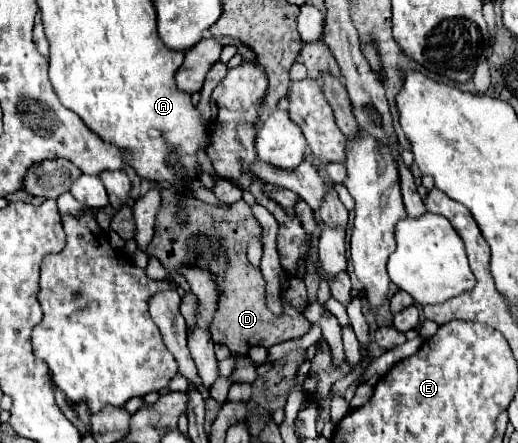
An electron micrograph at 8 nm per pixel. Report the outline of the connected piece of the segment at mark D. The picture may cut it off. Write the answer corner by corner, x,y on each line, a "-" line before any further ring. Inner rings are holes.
164,189
162,207
154,227
154,239
146,249
148,255
160,259
172,279
178,279
180,267
200,267
212,273
220,295
208,331
214,343
226,345
234,355
248,355
248,349
252,345
262,345
268,349
276,343
282,343
284,339
304,337
312,327
312,323
284,299
282,315
274,315
268,309
266,281
262,277
262,271
260,267
254,267
246,257
246,247
254,237
262,239
262,227
254,219
248,203
238,201
228,209
222,209
-
180,215
184,217
184,221
176,219

